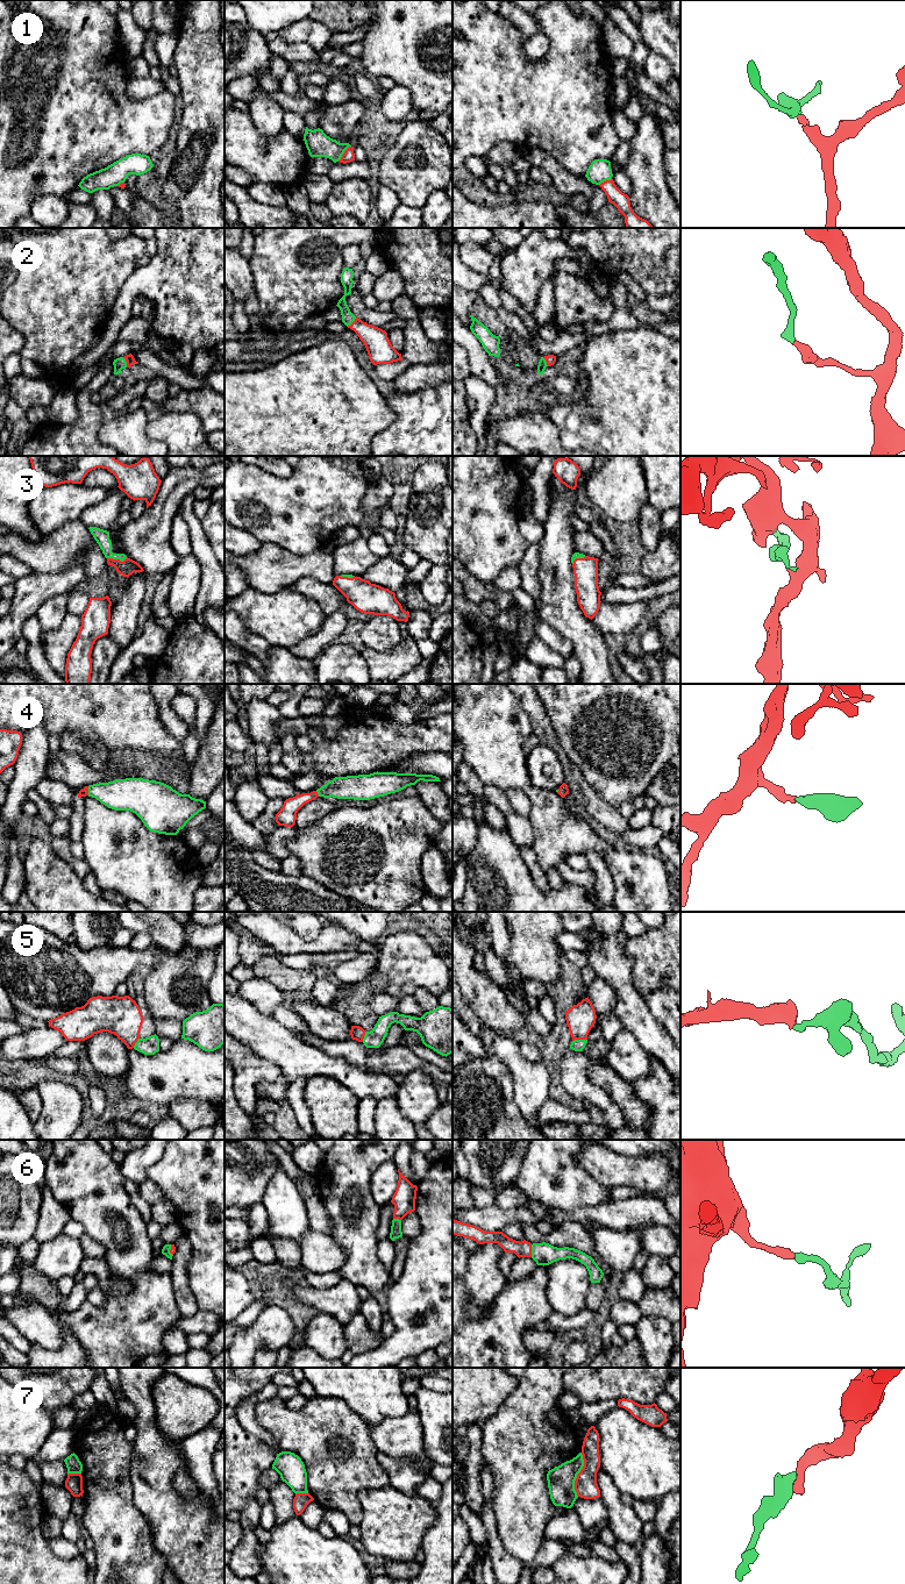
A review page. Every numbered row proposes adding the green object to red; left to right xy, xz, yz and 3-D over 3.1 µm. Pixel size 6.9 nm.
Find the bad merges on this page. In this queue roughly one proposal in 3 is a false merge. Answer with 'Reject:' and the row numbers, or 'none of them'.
Reject: 1, 7

